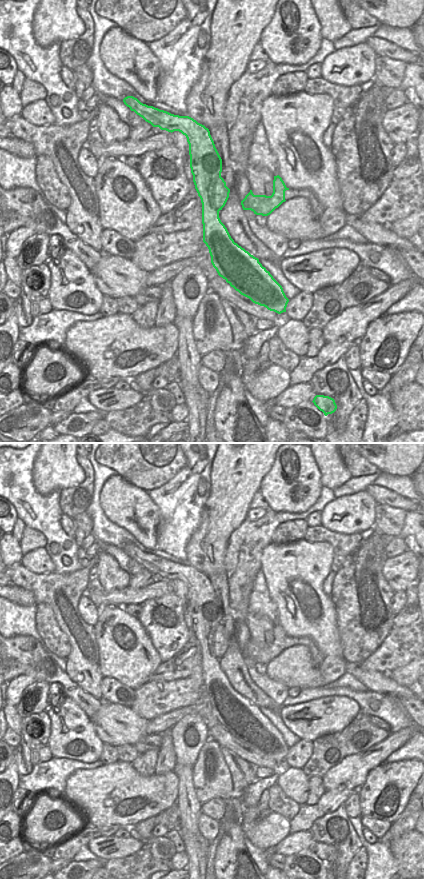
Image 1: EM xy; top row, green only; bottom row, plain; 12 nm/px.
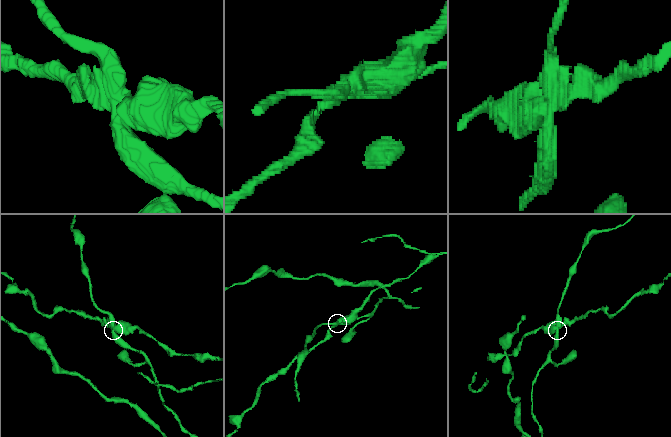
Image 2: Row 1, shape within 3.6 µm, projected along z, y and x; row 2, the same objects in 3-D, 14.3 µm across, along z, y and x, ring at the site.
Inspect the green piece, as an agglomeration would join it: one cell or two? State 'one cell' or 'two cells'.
two cells

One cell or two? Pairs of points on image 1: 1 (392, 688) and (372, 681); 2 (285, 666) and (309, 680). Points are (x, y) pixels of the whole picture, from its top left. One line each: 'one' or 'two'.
1: one
2: one

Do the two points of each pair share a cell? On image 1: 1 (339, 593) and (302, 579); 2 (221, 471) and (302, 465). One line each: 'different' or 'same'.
1: different
2: different

